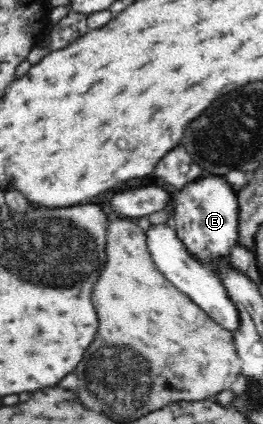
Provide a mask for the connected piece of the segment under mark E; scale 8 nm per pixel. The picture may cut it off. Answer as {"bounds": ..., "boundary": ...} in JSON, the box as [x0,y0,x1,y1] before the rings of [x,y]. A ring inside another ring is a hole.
{"bounds":[173,174,239,264],"boundary":[[[206,174],[183,185],[174,191],[173,206],[173,227],[189,253],[203,264],[229,255],[238,239],[239,204],[236,191],[224,176]]]}

